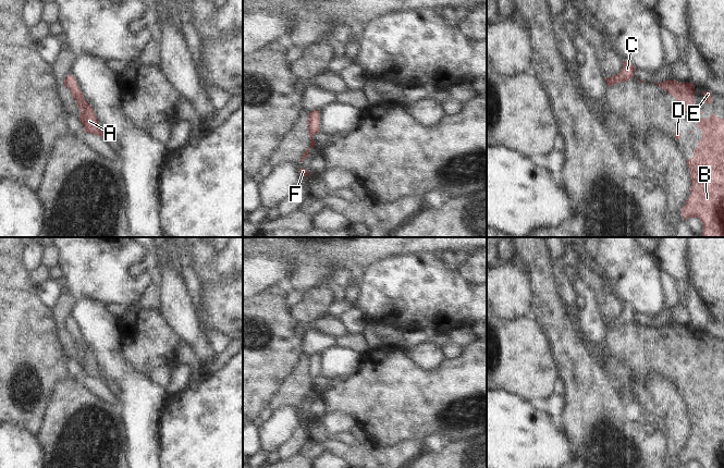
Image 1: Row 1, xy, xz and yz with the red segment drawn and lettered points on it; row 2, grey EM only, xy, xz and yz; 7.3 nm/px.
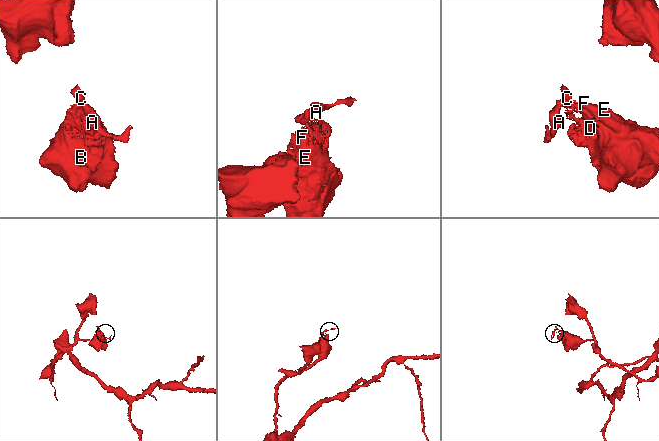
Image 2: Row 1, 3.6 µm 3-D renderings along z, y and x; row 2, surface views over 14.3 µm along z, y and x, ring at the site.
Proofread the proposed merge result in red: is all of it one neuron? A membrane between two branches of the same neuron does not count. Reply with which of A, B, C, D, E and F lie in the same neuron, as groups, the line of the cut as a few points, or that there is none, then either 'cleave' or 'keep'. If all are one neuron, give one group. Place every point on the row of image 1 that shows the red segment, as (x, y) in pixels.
A C / B D E F | xz (309, 131), (314, 134) | cleave

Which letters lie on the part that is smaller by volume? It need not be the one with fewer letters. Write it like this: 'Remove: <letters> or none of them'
Remove: A, C

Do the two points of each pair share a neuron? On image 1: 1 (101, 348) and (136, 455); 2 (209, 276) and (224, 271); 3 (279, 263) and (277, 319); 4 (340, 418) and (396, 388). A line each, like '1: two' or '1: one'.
1: one
2: one
3: two
4: two

